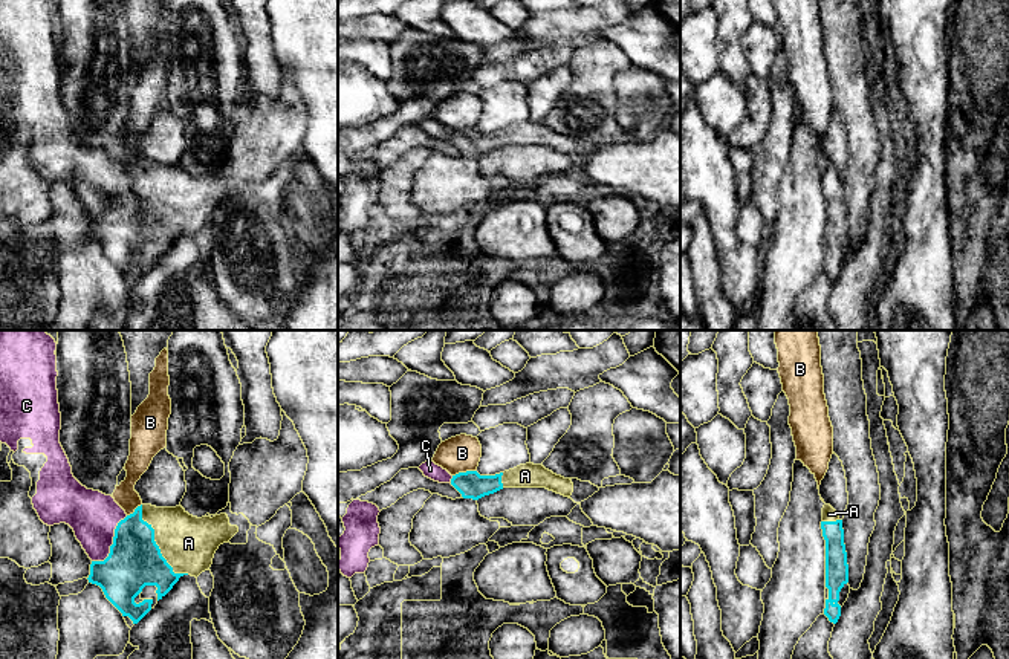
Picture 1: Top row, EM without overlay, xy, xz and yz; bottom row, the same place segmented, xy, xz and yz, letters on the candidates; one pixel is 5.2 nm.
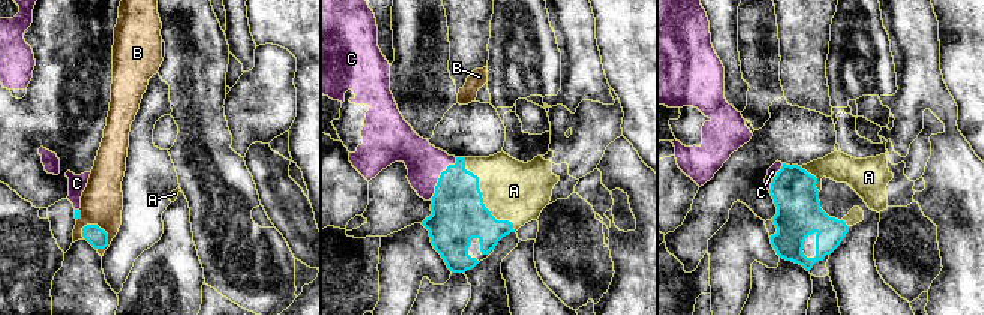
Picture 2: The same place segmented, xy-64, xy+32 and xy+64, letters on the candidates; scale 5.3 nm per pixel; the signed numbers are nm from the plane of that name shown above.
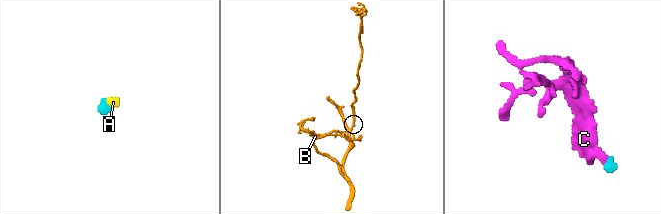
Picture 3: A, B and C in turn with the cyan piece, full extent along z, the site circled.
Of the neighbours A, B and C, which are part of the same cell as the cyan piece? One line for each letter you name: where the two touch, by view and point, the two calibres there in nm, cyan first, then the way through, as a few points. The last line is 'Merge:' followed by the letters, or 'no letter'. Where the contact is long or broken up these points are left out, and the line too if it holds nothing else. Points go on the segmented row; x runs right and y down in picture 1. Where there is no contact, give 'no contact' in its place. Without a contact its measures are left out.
A: contact xy (158, 546); calibres 280 and 280 nm; way xy (135, 560), (158, 546), (188, 543)
C: contact xy (113, 543); calibres 280 and 260 nm; way xy (135, 560), (113, 543), (94, 516)
Merge: A, C

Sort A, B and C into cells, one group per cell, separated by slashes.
A C / B

